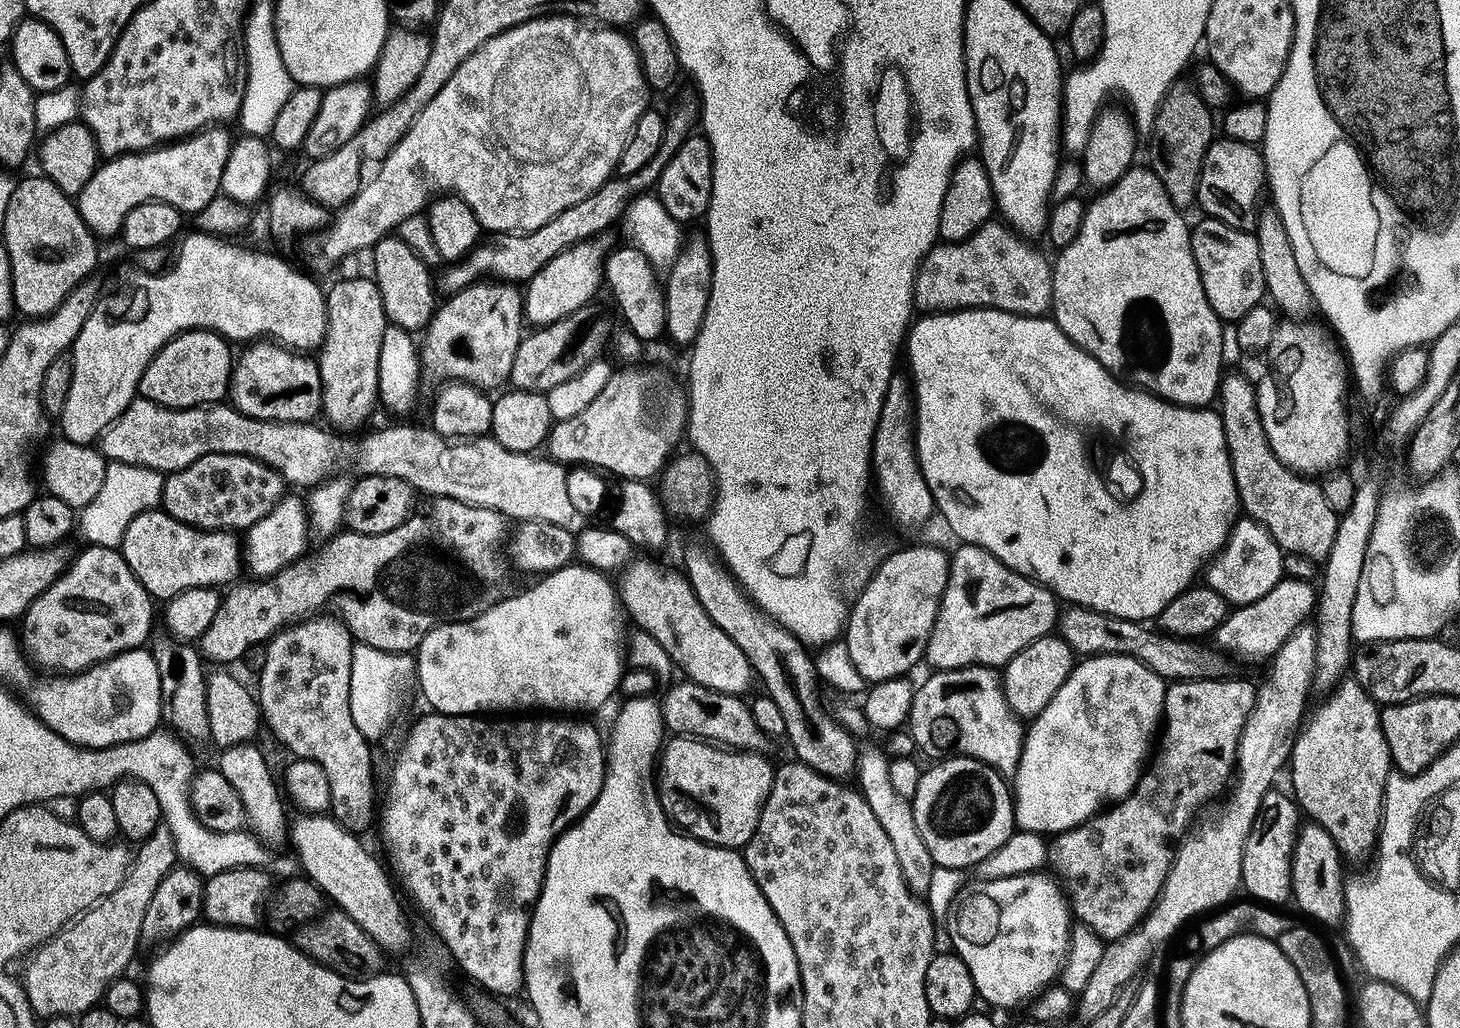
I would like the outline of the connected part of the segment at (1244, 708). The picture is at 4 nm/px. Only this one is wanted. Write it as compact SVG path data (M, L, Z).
M1220 678L1171 681L1164 689L1164 714L1162 717L1162 731L1158 736L1158 747L1155 749L1150 763L1145 767L1144 771L1141 772L1140 780L1136 783L1136 789L1133 790L1129 796L1125 796L1123 800L1117 800L1115 804L1097 812L1096 815L1091 816L1086 822L1082 822L1077 828L1055 833L1047 845L1047 867L1054 873L1055 879L1058 881L1061 889L1066 893L1071 915L1075 917L1079 923L1085 924L1095 936L1099 936L1101 941L1107 942L1109 940L1122 938L1131 928L1136 927L1136 925L1148 915L1148 911L1152 909L1153 904L1156 903L1156 899L1160 897L1160 891L1168 877L1168 871L1172 865L1174 855L1174 845L1179 841L1180 837L1188 831L1190 825L1193 823L1194 817L1201 811L1201 809L1199 810L1200 806L1206 800L1210 799L1211 796L1218 795L1223 786L1225 789L1225 786L1233 779L1234 765L1236 762L1236 747L1240 741L1242 726L1246 722L1250 710L1256 704L1257 685L1255 683L1251 684L1248 680L1216 679Z

